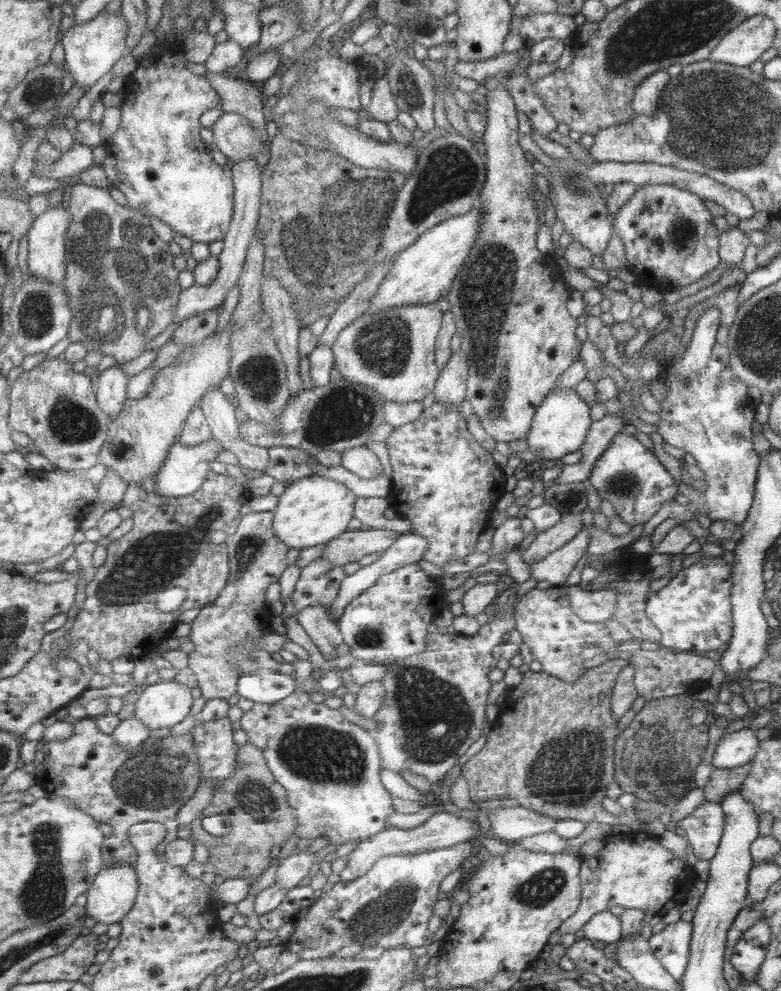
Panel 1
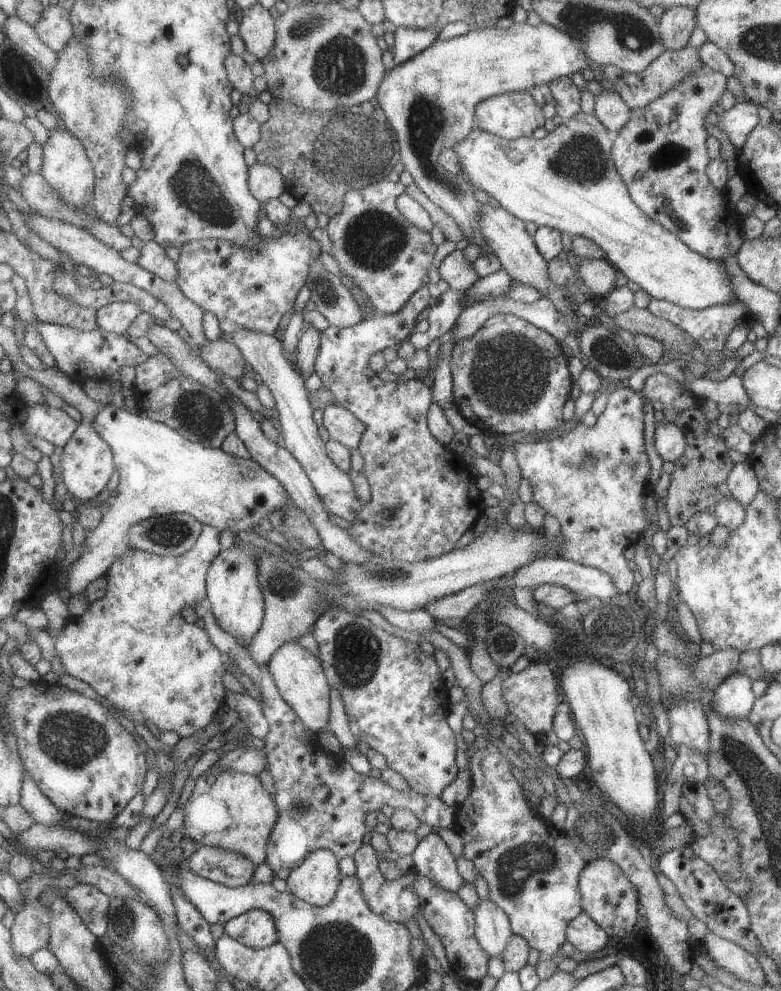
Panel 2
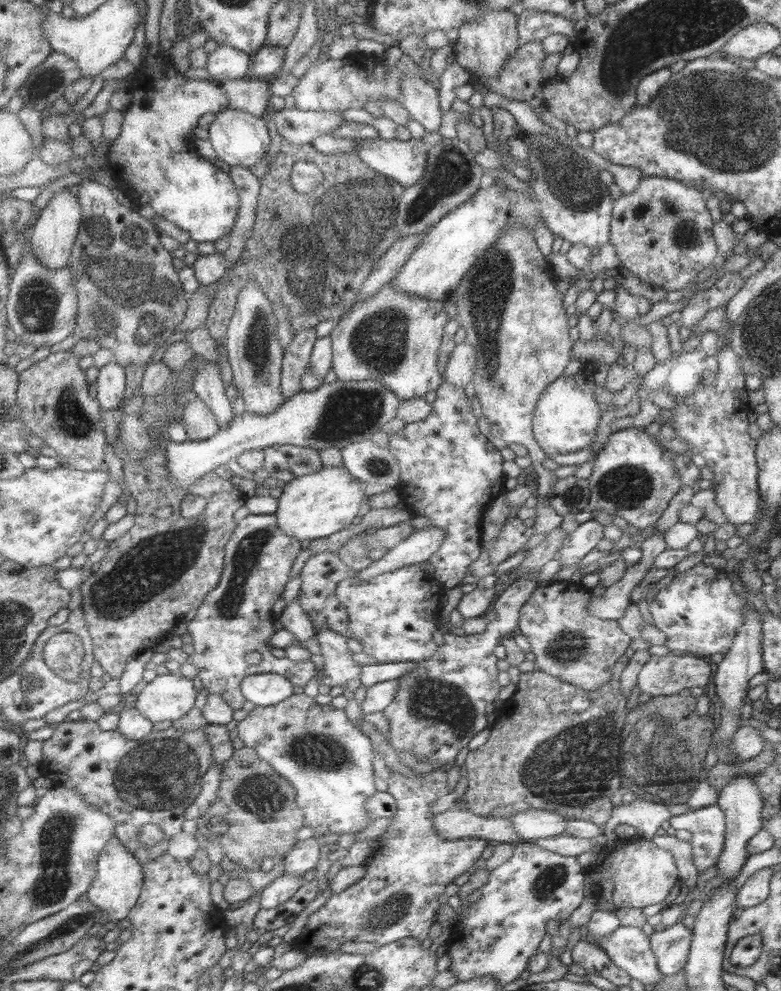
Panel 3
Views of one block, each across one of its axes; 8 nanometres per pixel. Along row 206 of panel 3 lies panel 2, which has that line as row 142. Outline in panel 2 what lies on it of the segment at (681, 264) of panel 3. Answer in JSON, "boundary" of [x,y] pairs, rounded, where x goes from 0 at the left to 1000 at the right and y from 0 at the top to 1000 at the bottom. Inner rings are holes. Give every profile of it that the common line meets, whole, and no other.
{"boundary":[[[905,66],[877,74],[851,95],[830,103],[826,107],[807,111],[803,123],[790,134],[784,136],[784,162],[789,173],[804,189],[809,202],[839,225],[853,233],[867,237],[894,257],[921,263],[935,255],[932,249],[933,222],[931,222],[931,202],[928,194],[910,186],[904,175],[909,162],[905,156],[903,139],[903,117],[910,113],[915,105],[922,104],[922,97],[928,91],[930,77],[914,72]]]}

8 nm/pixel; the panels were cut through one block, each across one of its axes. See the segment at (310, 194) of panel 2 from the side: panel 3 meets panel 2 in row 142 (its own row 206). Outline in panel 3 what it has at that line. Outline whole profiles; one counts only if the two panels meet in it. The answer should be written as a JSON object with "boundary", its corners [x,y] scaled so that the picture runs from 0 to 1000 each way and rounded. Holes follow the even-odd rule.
{"boundary":[[[362,139],[360,151],[342,169],[334,186],[328,225],[314,243],[309,264],[301,267],[296,285],[286,293],[280,293],[278,301],[271,305],[268,324],[264,326],[270,340],[289,351],[291,335],[301,319],[303,301],[319,288],[319,284],[327,282],[350,307],[365,306],[365,310],[370,310],[375,338],[380,339],[392,332],[406,331],[419,324],[429,325],[447,316],[465,296],[478,271],[512,241],[512,235],[508,234],[510,209],[520,191],[519,187],[483,174],[455,153],[411,155],[398,145],[374,145]],[[387,161],[408,168],[416,177],[412,186],[396,196],[380,194],[374,185],[376,165]]]}

